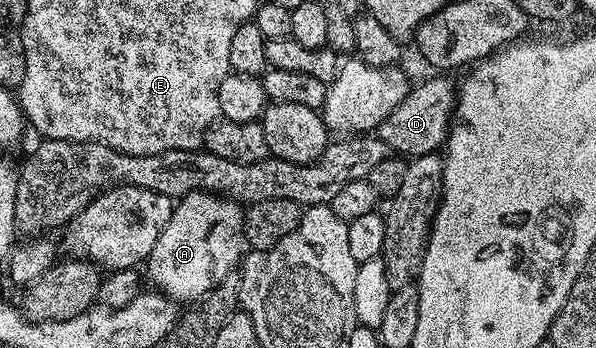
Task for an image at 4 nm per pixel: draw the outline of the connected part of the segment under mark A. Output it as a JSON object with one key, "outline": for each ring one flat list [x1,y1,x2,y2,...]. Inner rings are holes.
{"outline":[[203,190,179,197,175,201,170,222,166,222,162,234,158,234,158,242,154,242,154,250,146,261,148,276,153,284,151,287,173,302,195,302,201,296,205,296,211,288,218,286,241,263,242,253,246,248,244,213,245,209,237,201]]}

